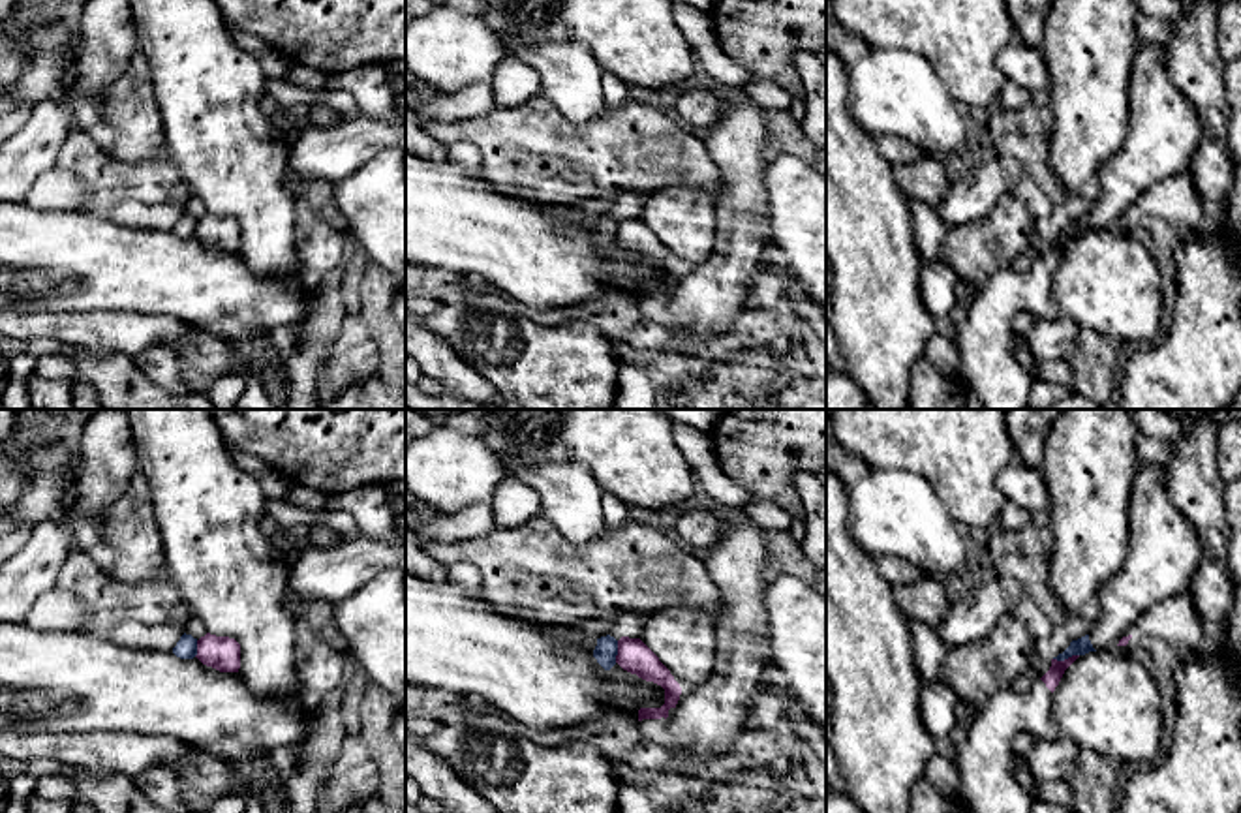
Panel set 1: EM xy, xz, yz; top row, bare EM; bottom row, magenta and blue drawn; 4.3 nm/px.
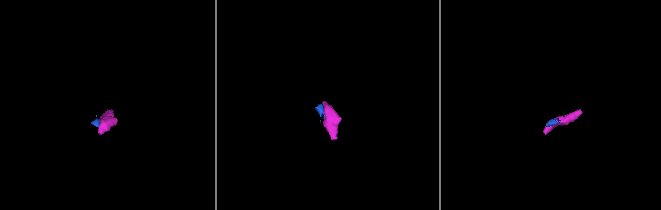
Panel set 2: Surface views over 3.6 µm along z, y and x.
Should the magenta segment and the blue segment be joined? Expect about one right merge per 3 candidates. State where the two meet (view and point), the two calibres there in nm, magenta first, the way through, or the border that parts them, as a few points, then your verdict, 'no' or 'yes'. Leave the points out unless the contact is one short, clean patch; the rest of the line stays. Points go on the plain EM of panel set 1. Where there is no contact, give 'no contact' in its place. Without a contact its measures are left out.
contact yz (1065, 239); calibres 70 and 70 nm; border yz (1078, 233), (1067, 239), (1054, 239); no

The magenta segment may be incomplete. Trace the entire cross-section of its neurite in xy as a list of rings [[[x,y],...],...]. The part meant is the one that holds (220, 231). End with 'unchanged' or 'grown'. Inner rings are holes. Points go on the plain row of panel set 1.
[[[207,212],[197,220],[195,237],[220,252],[238,252],[240,223],[235,218]]]; unchanged

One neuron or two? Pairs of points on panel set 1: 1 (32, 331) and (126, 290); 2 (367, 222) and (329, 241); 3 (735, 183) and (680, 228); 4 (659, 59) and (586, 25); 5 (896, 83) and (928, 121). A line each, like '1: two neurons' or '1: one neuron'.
1: two neurons
2: two neurons
3: two neurons
4: one neuron
5: one neuron

